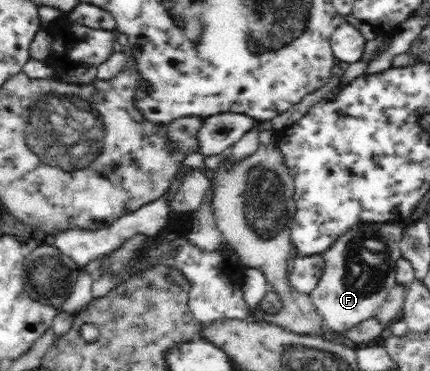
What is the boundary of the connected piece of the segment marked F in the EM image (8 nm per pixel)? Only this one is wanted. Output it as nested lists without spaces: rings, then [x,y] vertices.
[[[396,222],[358,223],[334,241],[329,249],[322,253],[323,270],[315,289],[310,293],[317,313],[323,318],[325,328],[331,331],[333,338],[344,336],[352,327],[366,319],[373,318],[379,306],[385,301],[389,289],[395,287],[396,265],[400,259],[400,239],[403,239],[405,227]]]

